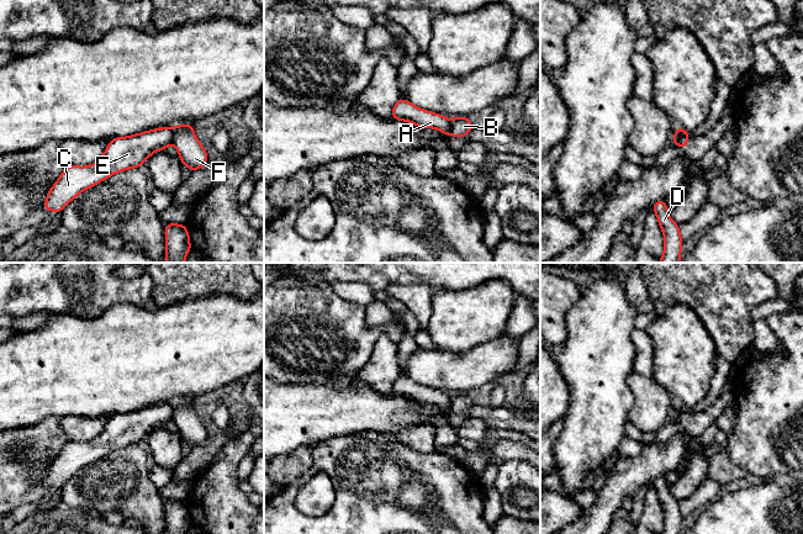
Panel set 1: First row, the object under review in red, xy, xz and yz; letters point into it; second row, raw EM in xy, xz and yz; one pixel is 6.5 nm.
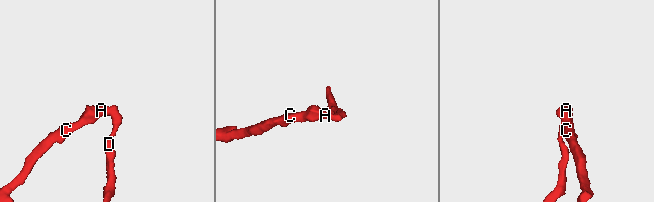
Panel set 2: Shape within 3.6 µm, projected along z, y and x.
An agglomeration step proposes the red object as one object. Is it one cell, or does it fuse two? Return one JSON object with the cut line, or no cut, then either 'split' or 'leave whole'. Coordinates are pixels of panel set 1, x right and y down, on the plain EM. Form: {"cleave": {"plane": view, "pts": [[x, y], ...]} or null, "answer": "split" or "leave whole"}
{"cleave": {"plane": "yz", "pts": [[687, 411], [682, 411], [677, 421]]}, "answer": "split"}

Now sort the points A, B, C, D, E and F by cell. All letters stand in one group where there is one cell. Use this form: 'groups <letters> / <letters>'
groups A C E / B D F

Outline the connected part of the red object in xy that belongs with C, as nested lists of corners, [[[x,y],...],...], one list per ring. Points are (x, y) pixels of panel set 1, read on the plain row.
[[[163,403],[109,418],[102,433],[91,442],[69,442],[49,465],[43,483],[51,488],[63,485],[80,469],[122,446],[139,444],[153,429],[174,417],[175,403]]]

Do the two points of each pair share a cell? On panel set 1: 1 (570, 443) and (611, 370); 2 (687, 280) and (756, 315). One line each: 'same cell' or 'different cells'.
1: same cell
2: different cells

